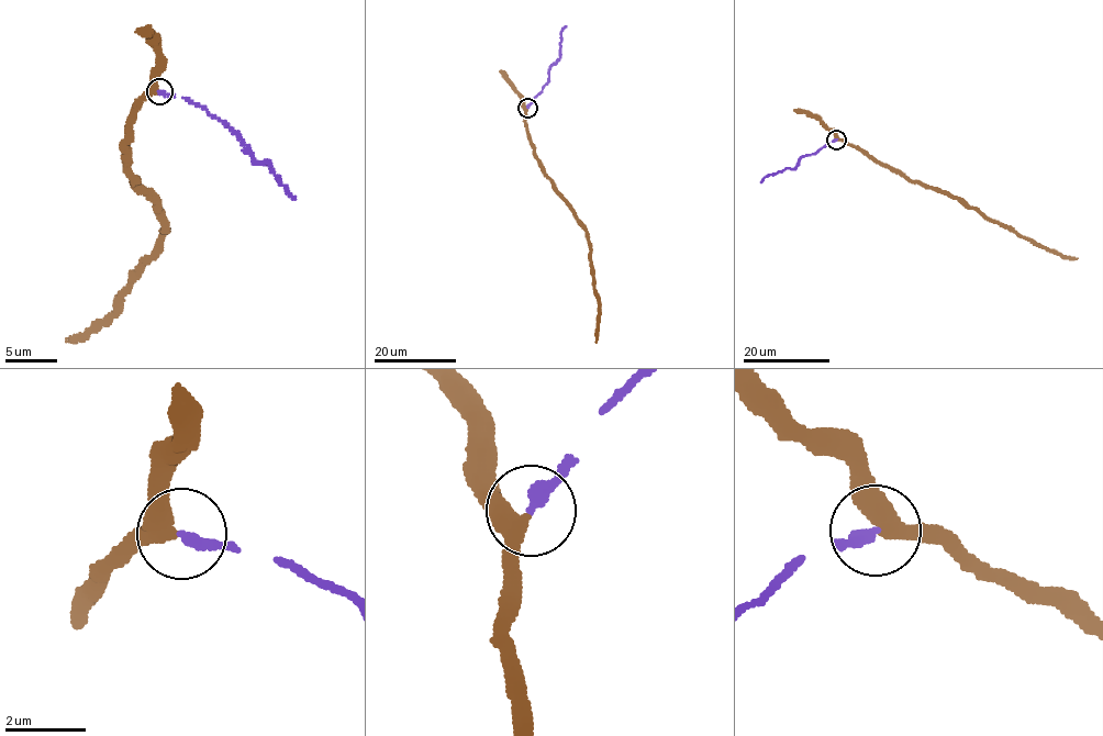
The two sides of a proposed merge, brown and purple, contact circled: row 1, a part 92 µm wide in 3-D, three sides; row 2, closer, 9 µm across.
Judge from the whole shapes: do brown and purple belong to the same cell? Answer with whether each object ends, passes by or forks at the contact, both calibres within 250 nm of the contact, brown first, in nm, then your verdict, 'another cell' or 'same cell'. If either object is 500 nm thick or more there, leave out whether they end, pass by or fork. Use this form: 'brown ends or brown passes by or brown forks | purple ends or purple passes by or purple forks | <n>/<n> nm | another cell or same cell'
brown passes by | purple ends | 380/320 nm | same cell

